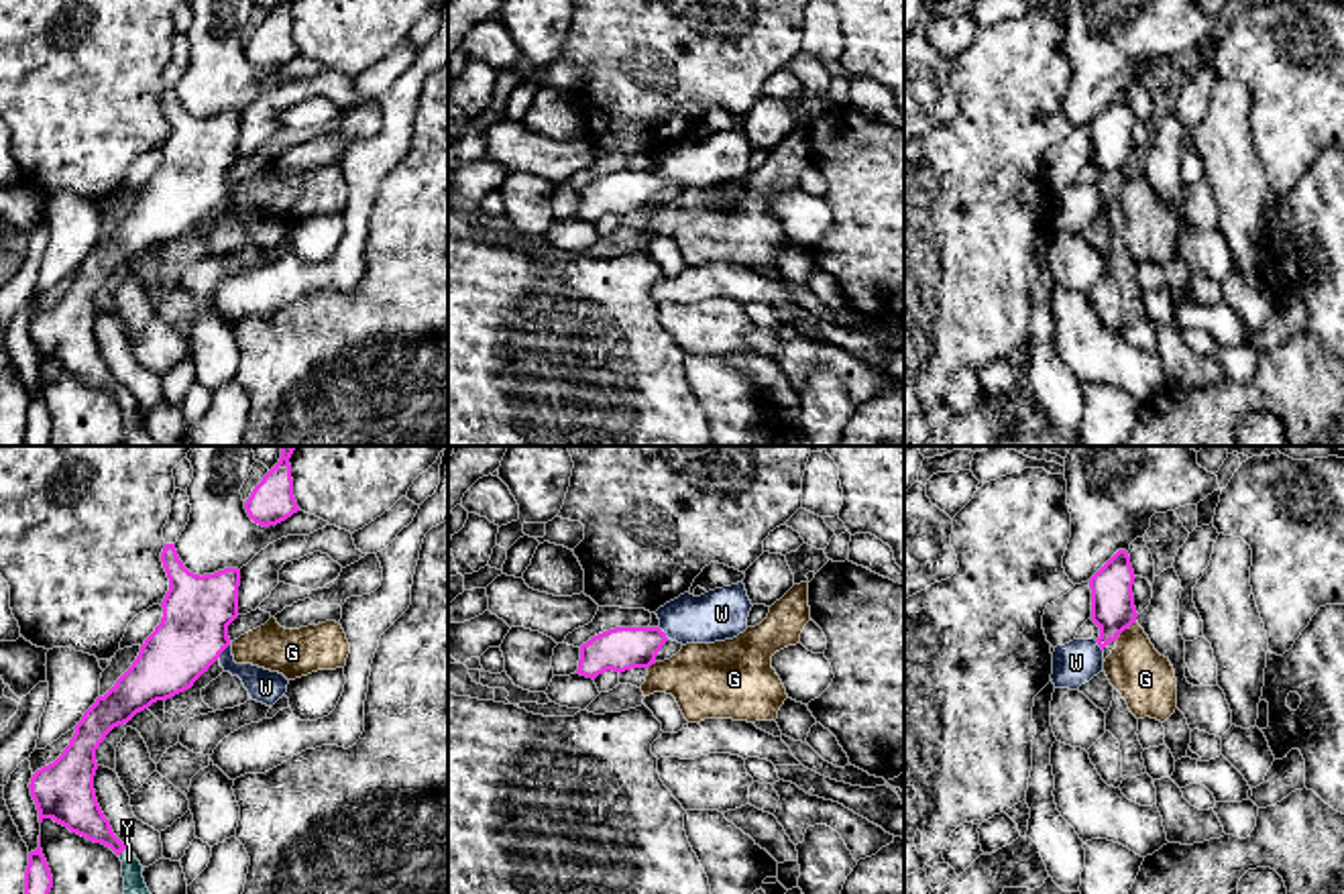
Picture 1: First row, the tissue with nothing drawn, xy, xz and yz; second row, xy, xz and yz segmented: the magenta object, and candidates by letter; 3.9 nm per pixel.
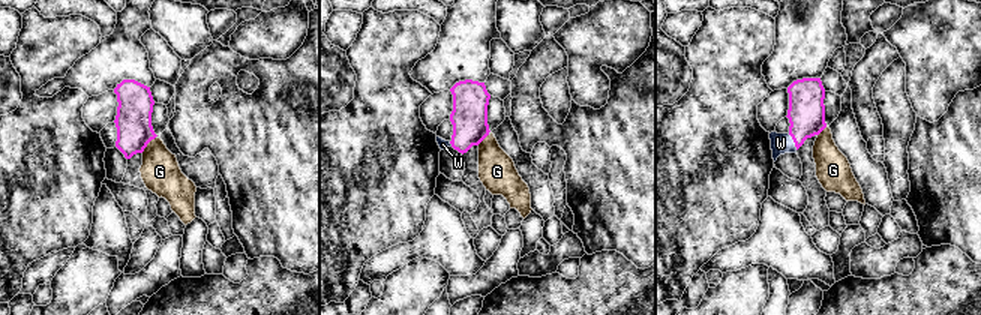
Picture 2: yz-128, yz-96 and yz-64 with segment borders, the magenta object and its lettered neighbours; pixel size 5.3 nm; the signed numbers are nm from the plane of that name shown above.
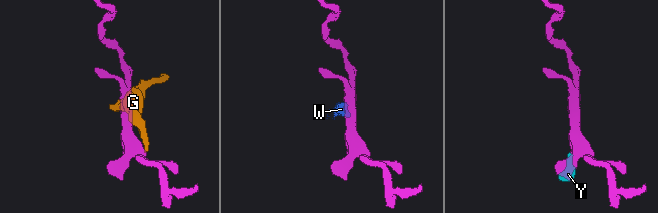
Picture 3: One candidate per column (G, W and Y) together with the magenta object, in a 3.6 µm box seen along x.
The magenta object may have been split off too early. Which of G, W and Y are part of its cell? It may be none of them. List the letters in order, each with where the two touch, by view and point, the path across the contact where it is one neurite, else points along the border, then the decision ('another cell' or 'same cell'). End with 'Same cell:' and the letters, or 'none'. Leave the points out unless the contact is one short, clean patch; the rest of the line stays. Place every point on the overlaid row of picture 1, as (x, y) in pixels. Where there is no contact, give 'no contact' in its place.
G: yz (1125, 628) | along yz (1135, 620), (1114, 640) | another cell
W: xy (225, 648) | across xy (192, 634), (225, 648), (239, 671), (265, 687) | same cell
Y: xy (123, 850) | across xy (76, 807), (123, 850), (131, 866) | same cell
Same cell: W, Y

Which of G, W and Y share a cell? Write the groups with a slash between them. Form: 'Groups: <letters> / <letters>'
Groups: G / W Y

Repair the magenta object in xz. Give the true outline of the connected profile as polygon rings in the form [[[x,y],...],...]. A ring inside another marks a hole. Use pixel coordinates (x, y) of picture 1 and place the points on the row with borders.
[[[743,582],[701,597],[684,593],[656,611],[658,627],[615,627],[582,644],[576,674],[595,680],[607,670],[650,668],[668,639],[682,646],[733,639],[747,629],[751,607]]]

